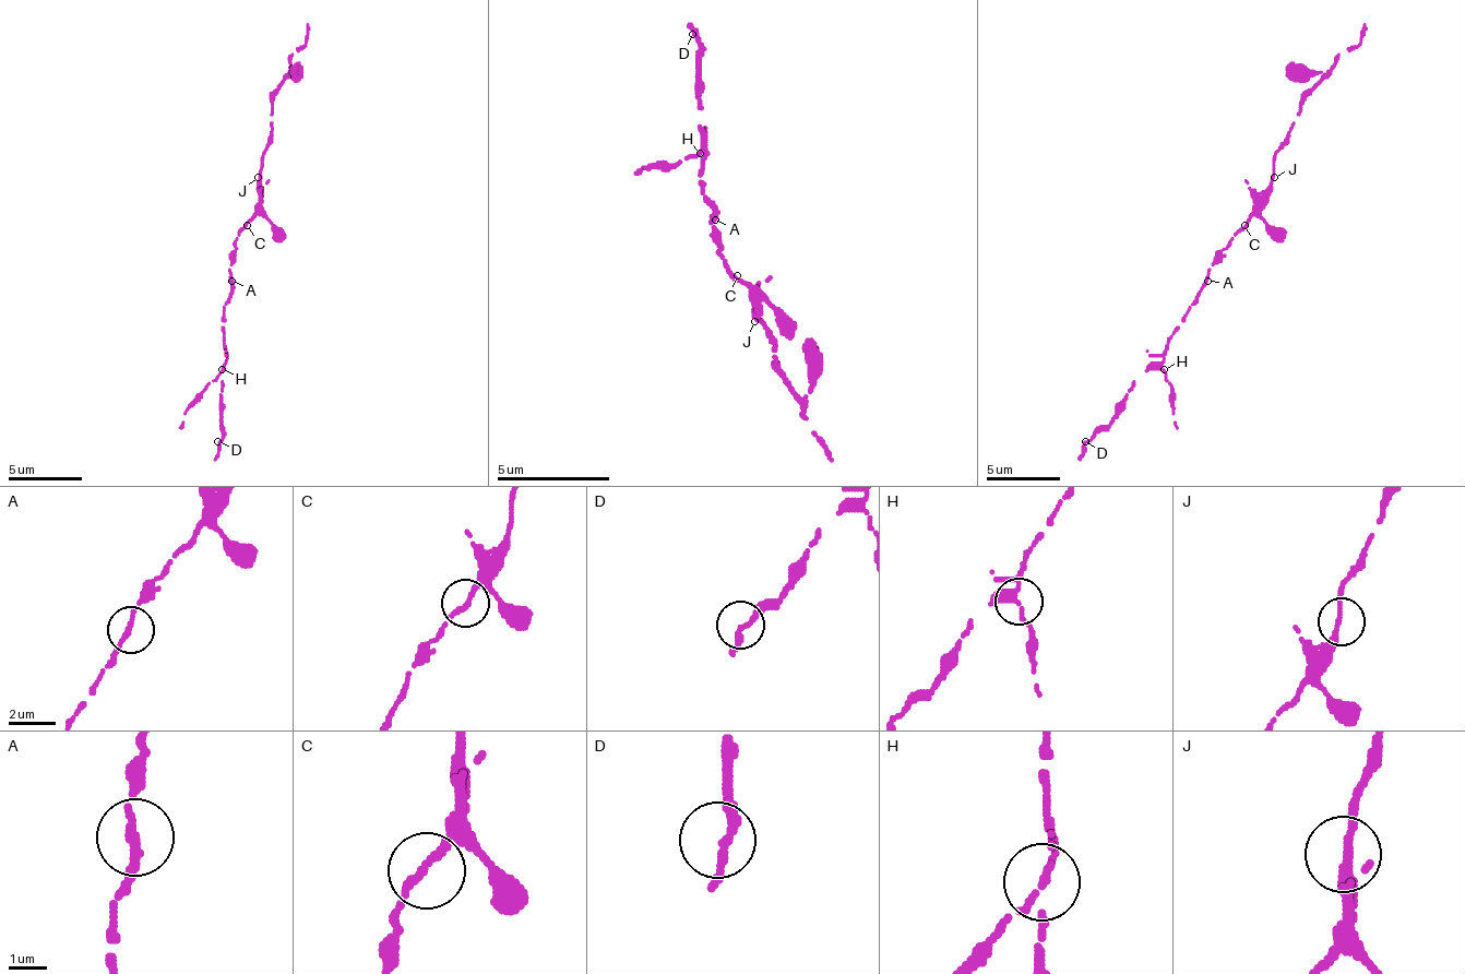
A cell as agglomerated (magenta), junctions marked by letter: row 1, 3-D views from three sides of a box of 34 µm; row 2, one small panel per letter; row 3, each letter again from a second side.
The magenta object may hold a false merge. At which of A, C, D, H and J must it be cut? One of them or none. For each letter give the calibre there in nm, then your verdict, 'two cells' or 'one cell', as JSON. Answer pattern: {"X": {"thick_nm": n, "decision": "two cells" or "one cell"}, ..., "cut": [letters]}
{"A": {"thick_nm": 220, "decision": "one cell"}, "C": {"thick_nm": 240, "decision": "one cell"}, "D": {"thick_nm": 240, "decision": "one cell"}, "H": {"thick_nm": 240, "decision": "two cells"}, "J": {"thick_nm": 240, "decision": "one cell"}, "cut": ["H"]}

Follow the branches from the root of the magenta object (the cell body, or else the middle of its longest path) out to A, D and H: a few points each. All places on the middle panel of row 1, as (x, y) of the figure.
A: (721, 259), (721, 230), (710, 220), (715, 220)
D: (721, 259), (721, 230), (710, 220), (715, 209), (703, 191), (703, 129), (698, 123), (698, 39), (692, 34)
H: (721, 259), (721, 230), (710, 220), (715, 209), (703, 191), (703, 152), (698, 152)

